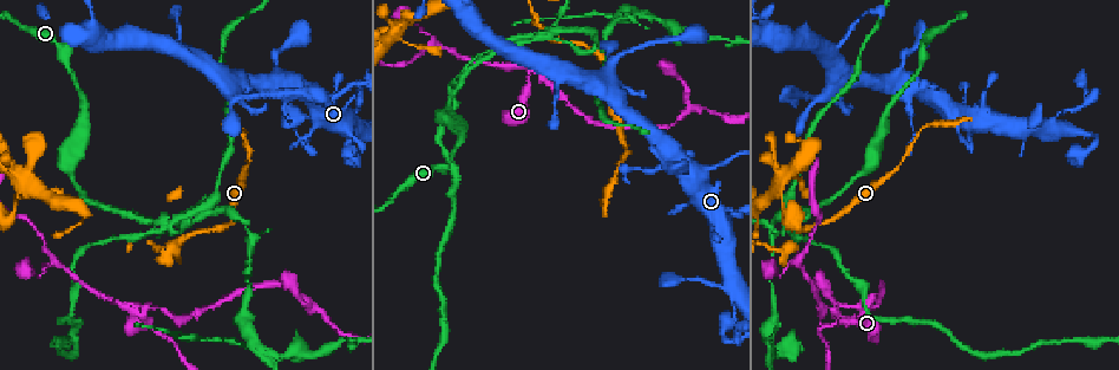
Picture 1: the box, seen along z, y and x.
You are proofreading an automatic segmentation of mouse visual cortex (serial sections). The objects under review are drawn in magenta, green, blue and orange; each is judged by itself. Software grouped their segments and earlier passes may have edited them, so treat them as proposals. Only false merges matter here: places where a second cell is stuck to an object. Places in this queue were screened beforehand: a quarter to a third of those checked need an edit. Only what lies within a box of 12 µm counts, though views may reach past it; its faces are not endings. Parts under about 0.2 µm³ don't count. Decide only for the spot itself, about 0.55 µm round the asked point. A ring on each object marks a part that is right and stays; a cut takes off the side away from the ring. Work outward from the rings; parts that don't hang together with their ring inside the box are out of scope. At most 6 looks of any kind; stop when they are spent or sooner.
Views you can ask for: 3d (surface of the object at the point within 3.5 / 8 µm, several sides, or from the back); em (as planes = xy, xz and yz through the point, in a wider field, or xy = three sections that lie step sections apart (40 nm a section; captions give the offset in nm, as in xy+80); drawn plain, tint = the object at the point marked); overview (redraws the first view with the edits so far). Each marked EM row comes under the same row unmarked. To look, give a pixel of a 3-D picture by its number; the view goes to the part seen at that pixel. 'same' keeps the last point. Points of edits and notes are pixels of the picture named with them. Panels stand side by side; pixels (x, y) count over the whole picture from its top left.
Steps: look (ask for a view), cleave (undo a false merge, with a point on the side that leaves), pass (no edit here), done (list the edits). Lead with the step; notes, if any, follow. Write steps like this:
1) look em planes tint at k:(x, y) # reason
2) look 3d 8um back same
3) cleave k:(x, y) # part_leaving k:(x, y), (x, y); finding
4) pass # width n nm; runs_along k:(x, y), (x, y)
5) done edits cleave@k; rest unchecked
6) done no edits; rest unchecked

look 3d 3.5um at 1:(820, 318) # thin neck

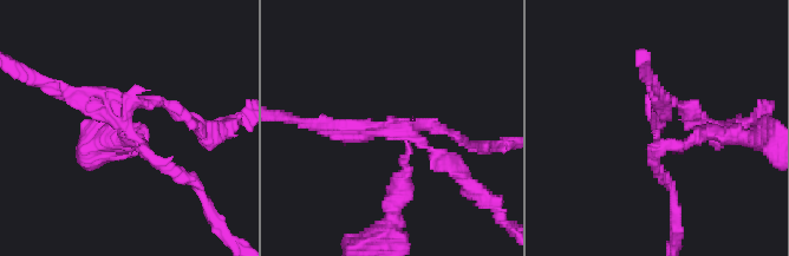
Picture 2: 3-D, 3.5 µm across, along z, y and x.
cleave 2:(685, 106) # arms 4; arm_widths 150, 150, 200, 250 nm; part_leaving 2:(135, 105), (161, 100), (222, 130); a second cell is stuck on

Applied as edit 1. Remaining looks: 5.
look 3d 8um back at 1:(246, 223) # a narrow waist

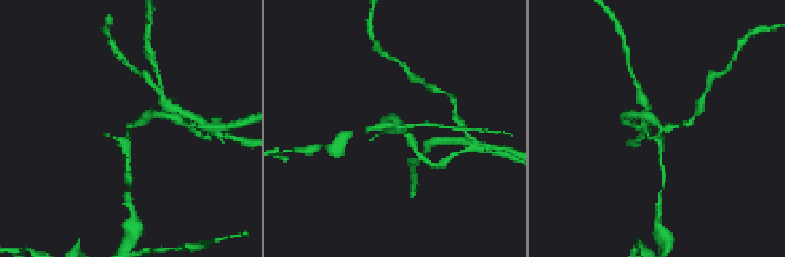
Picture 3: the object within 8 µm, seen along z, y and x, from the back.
look em planes tint at 3:(659, 127)

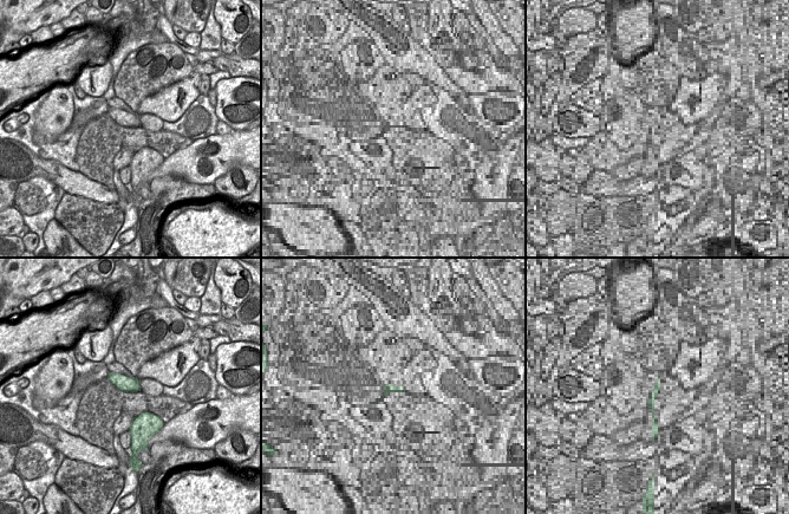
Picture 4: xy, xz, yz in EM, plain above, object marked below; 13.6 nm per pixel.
pass # runs_along 3:(150, 116), (130, 130), (126, 162); all the same cell

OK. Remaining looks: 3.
look 3d 8um at 1:(771, 347) # narrows sharply

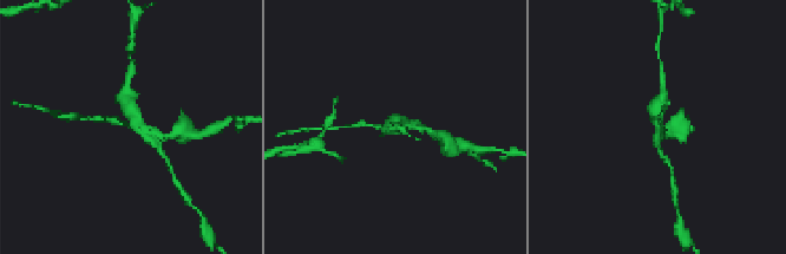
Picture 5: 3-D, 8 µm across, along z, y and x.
look 3d 3.5um at 5:(138, 124) # zoom in

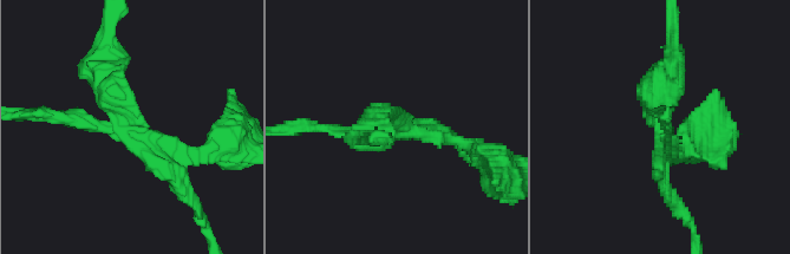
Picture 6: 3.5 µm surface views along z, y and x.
look em xy step 3 tint at 6:(662, 130) # need the tissue

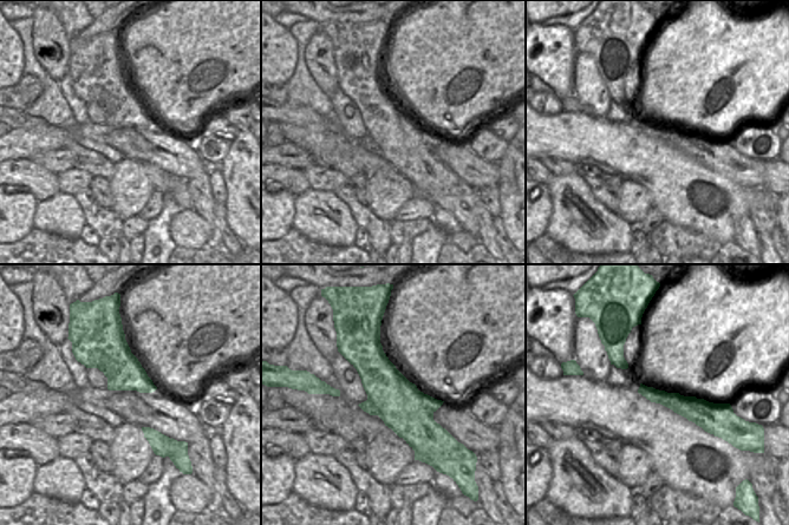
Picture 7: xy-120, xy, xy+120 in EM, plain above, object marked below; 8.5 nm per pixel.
cleave 6:(686, 135) # width 420 nm; part_leaving 6:(148, 138), (172, 142), (188, 154), (246, 142); a second cell is stuck on

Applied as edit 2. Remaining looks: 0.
done edits cleave@2, cleave@6; rest unchecked

